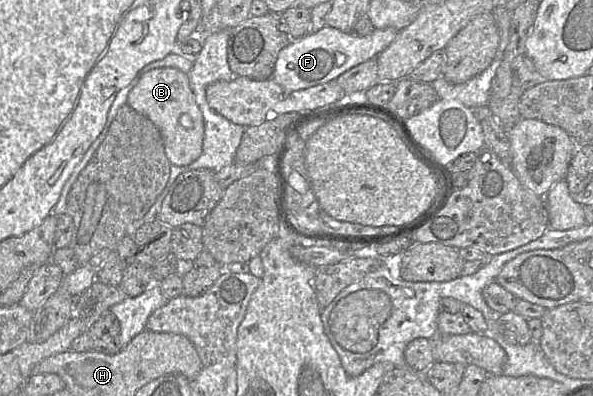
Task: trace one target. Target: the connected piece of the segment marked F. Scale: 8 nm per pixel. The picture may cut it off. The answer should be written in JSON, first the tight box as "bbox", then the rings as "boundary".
{"bbox":[272,25,398,91],"boundary":[[[326,25],[314,34],[306,34],[301,38],[292,39],[292,42],[279,52],[272,78],[283,88],[292,91],[336,80],[349,69],[376,57],[391,44],[398,32],[396,29],[388,27],[385,29],[375,29],[371,34],[361,37]]]}

